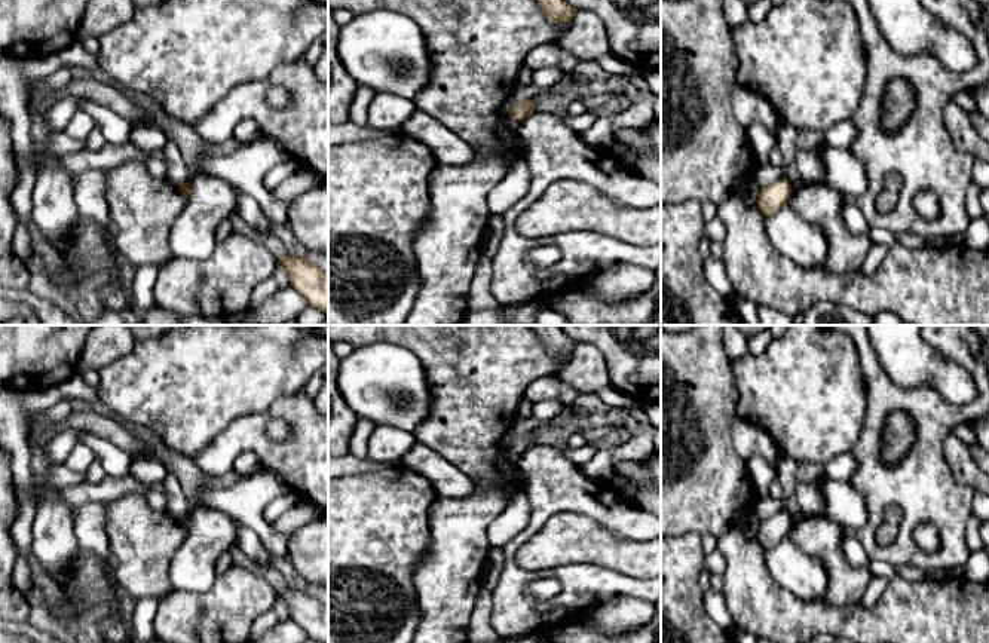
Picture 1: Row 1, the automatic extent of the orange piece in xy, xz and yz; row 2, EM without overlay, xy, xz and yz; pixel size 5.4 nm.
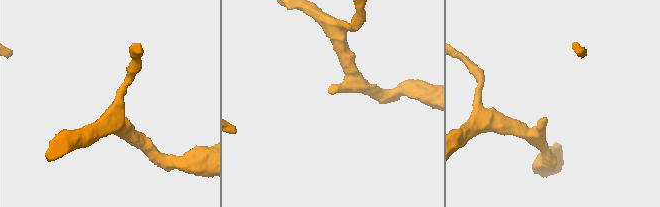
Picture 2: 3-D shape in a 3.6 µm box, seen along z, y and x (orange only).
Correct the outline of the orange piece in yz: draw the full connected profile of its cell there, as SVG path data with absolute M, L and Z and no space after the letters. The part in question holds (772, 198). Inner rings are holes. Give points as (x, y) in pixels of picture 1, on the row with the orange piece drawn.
M783 177L759 192L757 209L763 217L772 217L787 205L793 193L791 184Z

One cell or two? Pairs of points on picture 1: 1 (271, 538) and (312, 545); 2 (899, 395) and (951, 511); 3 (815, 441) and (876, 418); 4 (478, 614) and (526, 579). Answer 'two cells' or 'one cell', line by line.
1: two cells
2: one cell
3: two cells
4: two cells

